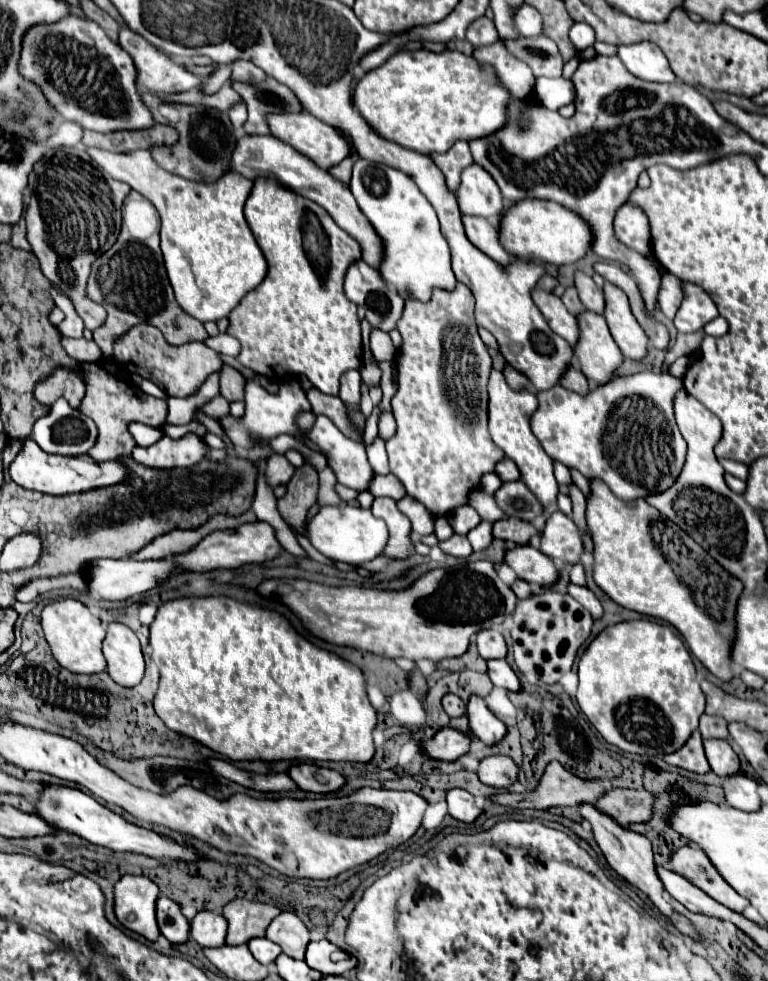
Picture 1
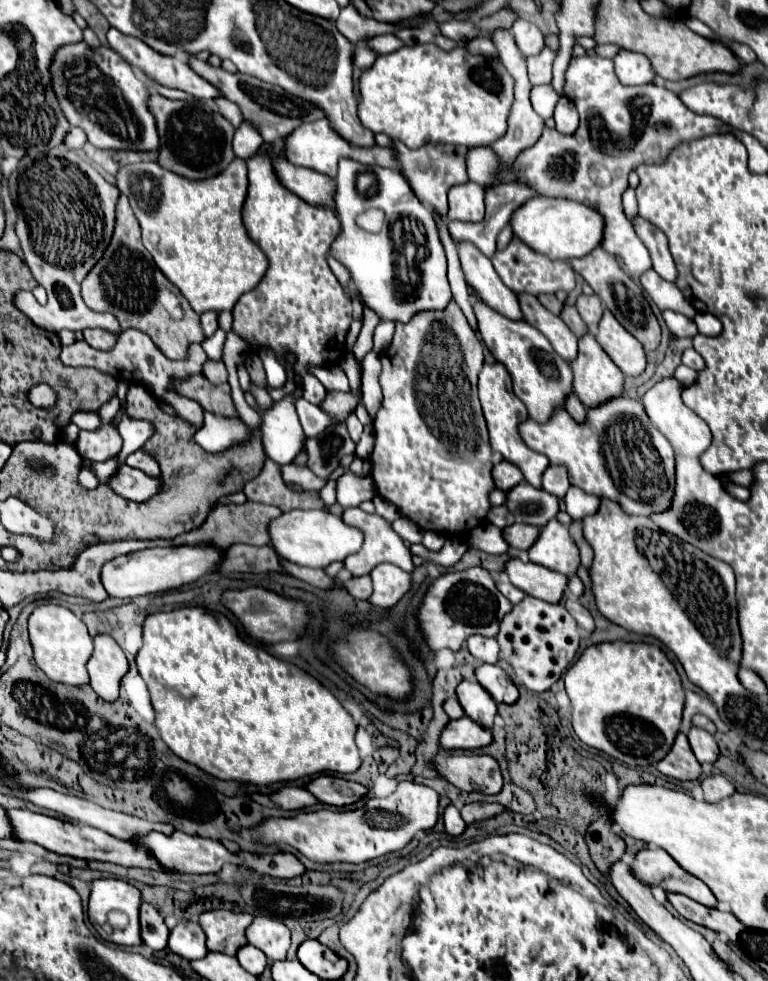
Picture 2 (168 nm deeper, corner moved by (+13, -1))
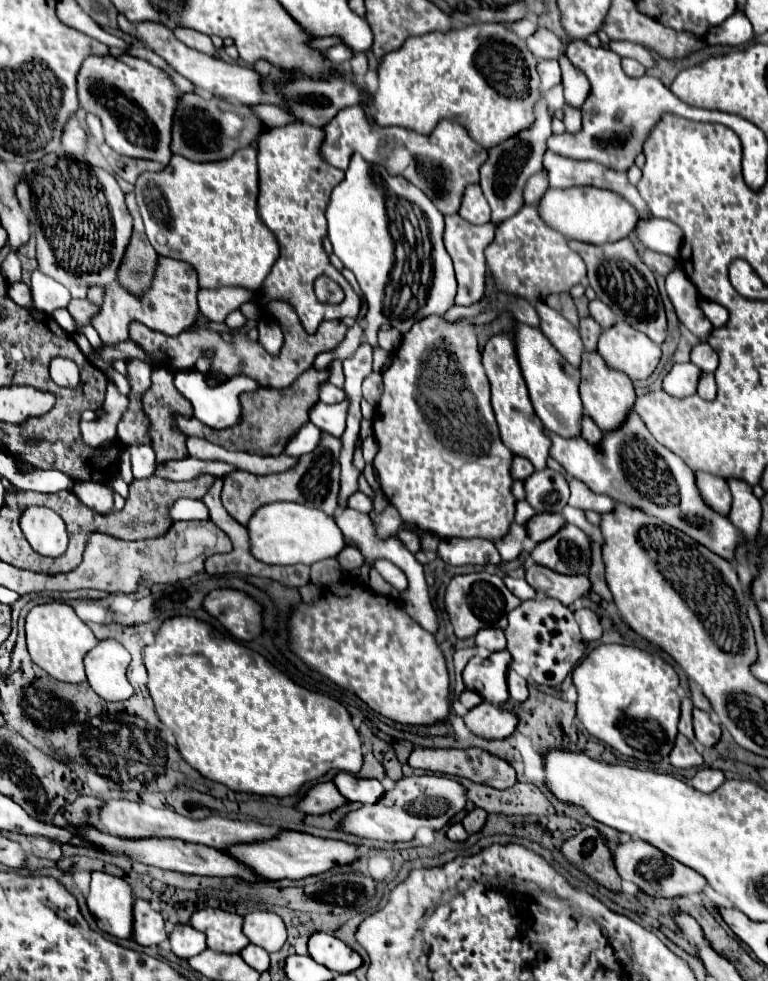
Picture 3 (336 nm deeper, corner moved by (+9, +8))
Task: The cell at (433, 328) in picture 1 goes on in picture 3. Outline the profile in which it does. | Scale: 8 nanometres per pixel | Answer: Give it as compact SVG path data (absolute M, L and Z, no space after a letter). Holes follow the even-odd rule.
M432 314L432 316L416 322L412 326L412 330L408 330L408 334L402 336L400 346L392 354L392 364L388 366L388 370L382 372L382 378L384 378L384 392L382 392L382 398L378 402L380 412L374 414L374 422L372 422L374 436L378 442L378 454L374 458L374 468L378 472L380 486L386 494L386 498L390 500L390 504L400 512L402 520L416 524L420 530L436 534L440 538L486 538L492 542L502 538L514 520L514 504L516 504L516 498L510 492L510 486L512 486L512 476L510 476L512 452L502 444L500 434L498 434L498 426L496 426L494 412L490 406L490 384L488 384L488 378L484 374L484 368L482 368L482 354L478 348L476 326L468 326L468 322L464 322L464 318L448 322L438 314L436 316Z

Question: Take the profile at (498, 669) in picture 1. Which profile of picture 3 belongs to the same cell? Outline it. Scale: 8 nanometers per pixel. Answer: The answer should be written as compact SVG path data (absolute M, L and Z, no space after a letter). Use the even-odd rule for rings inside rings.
M508 670L508 678L506 678L506 682L508 682L508 692L510 692L510 698L512 700L516 700L516 702L524 702L526 698L528 698L528 688L526 688L526 680L520 676L520 674L516 674L516 670Z

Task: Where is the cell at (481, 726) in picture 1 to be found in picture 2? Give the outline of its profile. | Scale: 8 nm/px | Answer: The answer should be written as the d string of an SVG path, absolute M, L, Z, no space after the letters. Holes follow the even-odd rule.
M476 679L460 683L456 687L456 697L470 719L480 723L482 727L492 727L492 721L496 717L496 701L492 701L490 693Z

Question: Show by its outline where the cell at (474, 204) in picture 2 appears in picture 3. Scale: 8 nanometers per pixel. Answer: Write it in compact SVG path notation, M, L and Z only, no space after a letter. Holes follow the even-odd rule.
M472 184L468 186L468 190L464 190L464 198L462 198L458 214L472 224L490 222L490 206L478 184Z

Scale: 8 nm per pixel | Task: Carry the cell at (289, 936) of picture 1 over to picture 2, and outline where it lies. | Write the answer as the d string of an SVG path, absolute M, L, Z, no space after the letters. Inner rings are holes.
M254 917L252 925L246 929L246 939L250 945L258 947L270 961L286 959L290 947L290 929L278 919Z

